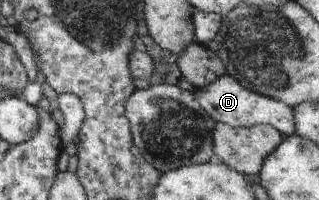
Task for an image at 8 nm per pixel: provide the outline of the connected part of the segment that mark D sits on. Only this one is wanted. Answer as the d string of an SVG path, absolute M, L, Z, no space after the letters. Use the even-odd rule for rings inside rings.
M226 73L216 82L197 90L199 94L199 103L210 118L214 118L217 123L224 123L232 128L250 127L256 124L268 124L273 126L280 134L284 136L294 135L294 112L287 104L282 104L278 100L268 98L267 96L252 92L243 87L234 77Z

